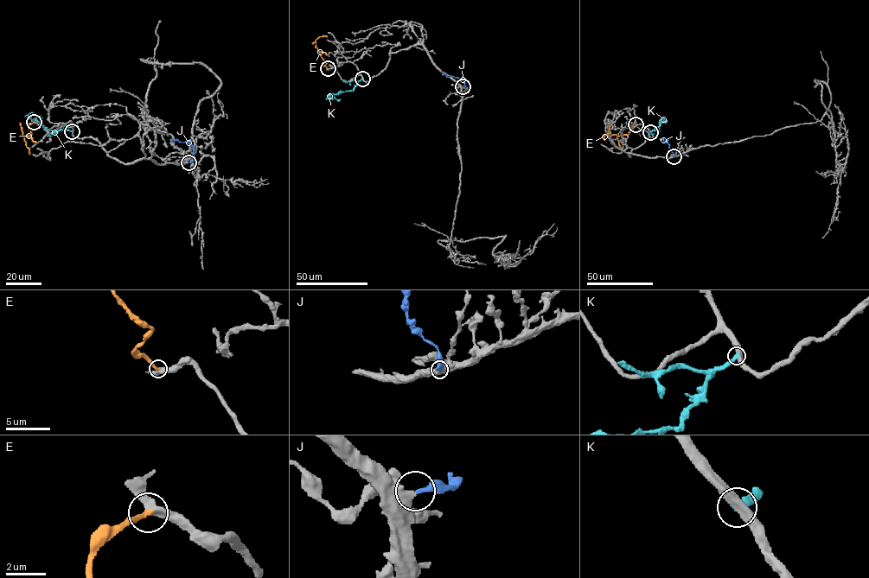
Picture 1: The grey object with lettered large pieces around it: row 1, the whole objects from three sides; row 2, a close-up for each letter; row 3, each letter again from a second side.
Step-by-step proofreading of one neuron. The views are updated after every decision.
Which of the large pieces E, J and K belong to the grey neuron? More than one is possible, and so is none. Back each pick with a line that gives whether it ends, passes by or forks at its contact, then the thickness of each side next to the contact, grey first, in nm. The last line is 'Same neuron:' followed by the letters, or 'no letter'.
E: it ends there; 400 nm thick on the grey side, 240 nm on the other
J: it ends there; 440 nm thick on the grey side, 200 nm on the other
Same neuron: E, J

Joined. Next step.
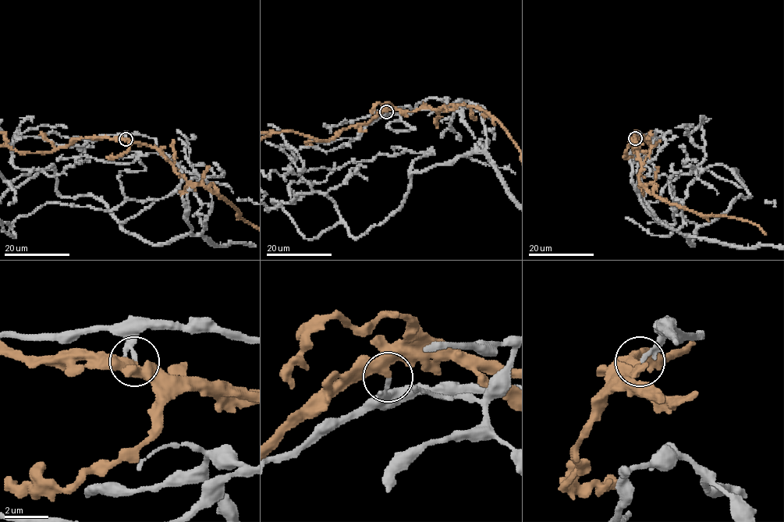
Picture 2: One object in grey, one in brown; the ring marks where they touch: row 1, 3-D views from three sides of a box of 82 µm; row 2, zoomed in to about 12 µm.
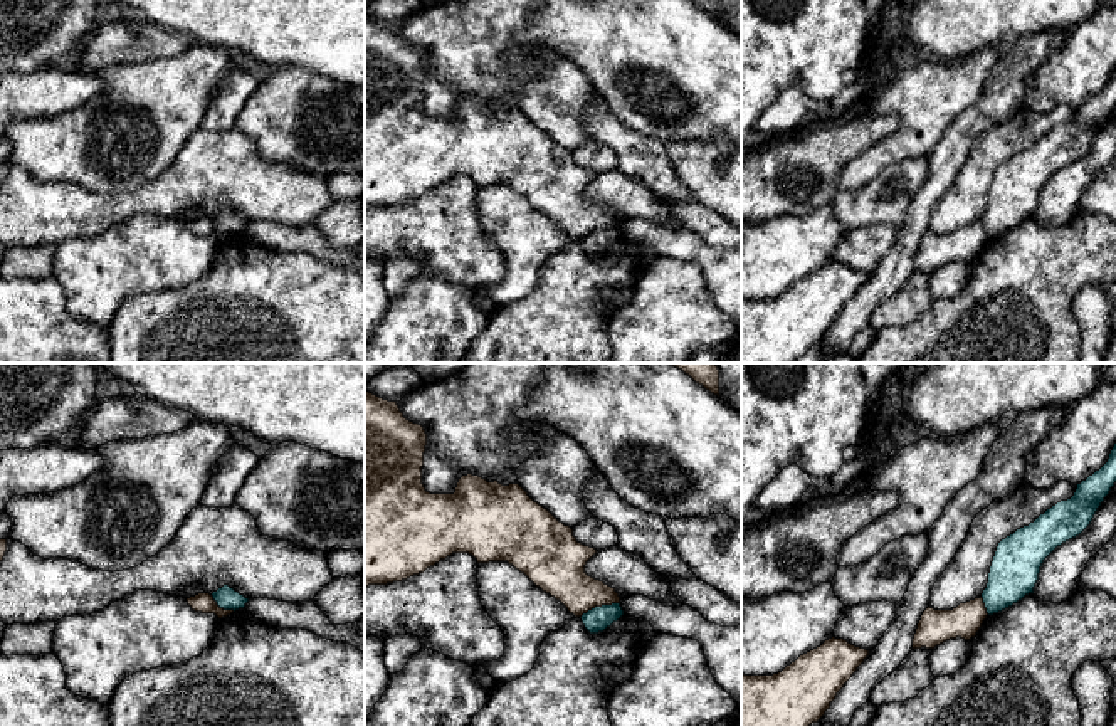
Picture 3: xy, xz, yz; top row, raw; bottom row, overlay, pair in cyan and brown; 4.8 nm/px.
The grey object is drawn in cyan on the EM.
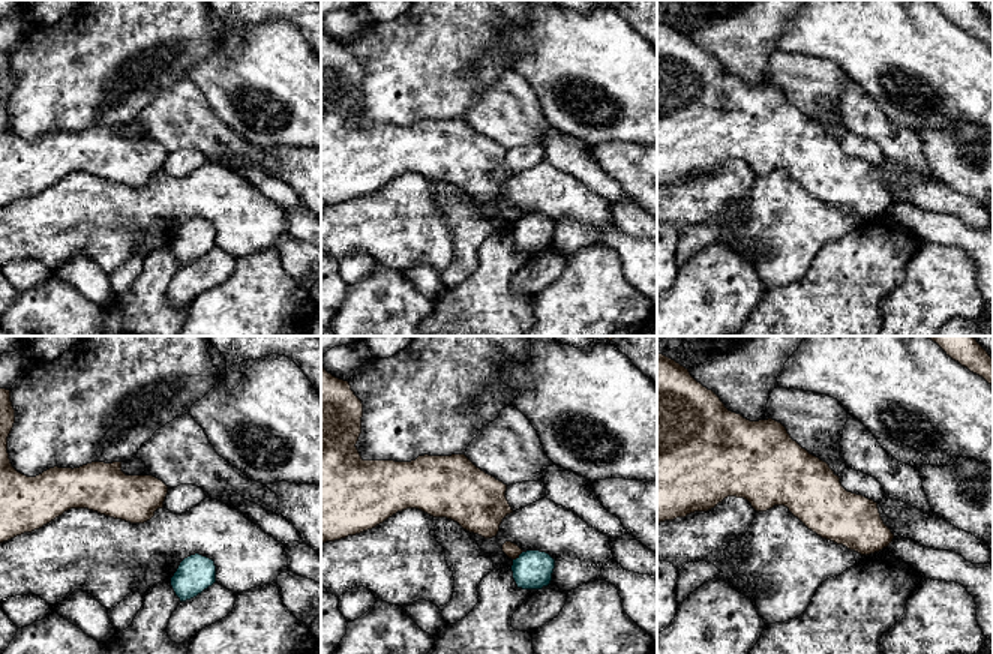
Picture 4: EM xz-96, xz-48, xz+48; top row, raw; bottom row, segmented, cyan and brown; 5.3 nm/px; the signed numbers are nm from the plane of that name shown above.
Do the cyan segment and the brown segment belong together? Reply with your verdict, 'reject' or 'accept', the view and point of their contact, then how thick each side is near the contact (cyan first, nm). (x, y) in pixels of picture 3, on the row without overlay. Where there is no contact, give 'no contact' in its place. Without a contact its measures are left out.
reject | xz (599, 231) | 120/240 nm

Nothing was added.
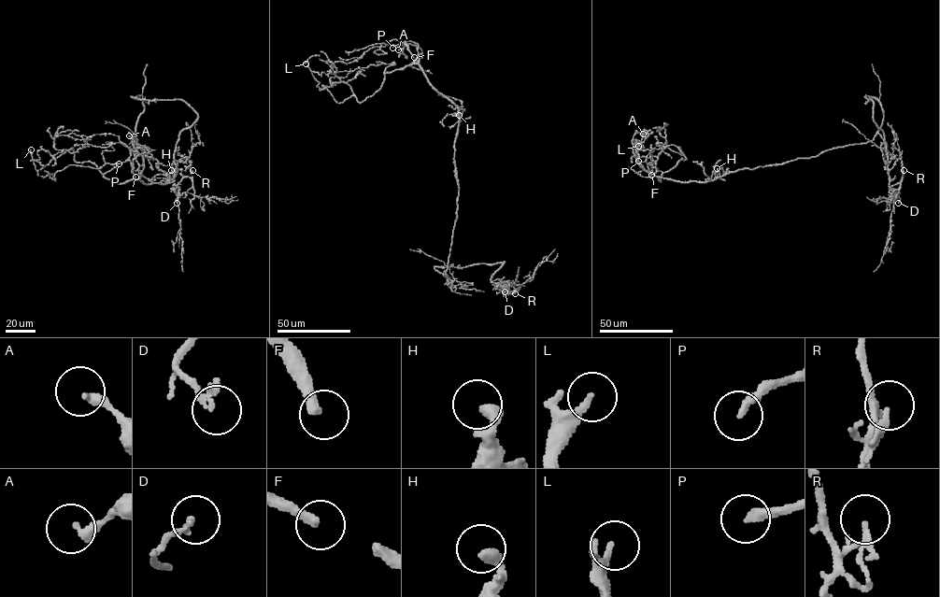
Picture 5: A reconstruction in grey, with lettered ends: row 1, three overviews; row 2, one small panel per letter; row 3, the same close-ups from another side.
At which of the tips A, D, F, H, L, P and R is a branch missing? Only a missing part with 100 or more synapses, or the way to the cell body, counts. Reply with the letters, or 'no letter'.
P

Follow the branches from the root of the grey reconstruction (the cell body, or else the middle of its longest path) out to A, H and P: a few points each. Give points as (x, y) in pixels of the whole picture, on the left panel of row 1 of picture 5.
A: (149, 153), (167, 174), (167, 183), (139, 179), (145, 151), (134, 146), (129, 135)
H: (149, 153), (158, 161), (158, 167), (168, 177), (171, 170)
P: (149, 153), (167, 174), (167, 183), (139, 179), (140, 154), (133, 168), (128, 161), (119, 163)

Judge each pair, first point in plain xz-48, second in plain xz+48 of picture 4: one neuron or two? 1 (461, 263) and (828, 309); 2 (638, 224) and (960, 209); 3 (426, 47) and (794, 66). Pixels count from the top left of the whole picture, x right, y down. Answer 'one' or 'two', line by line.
1: two
2: one
3: two

